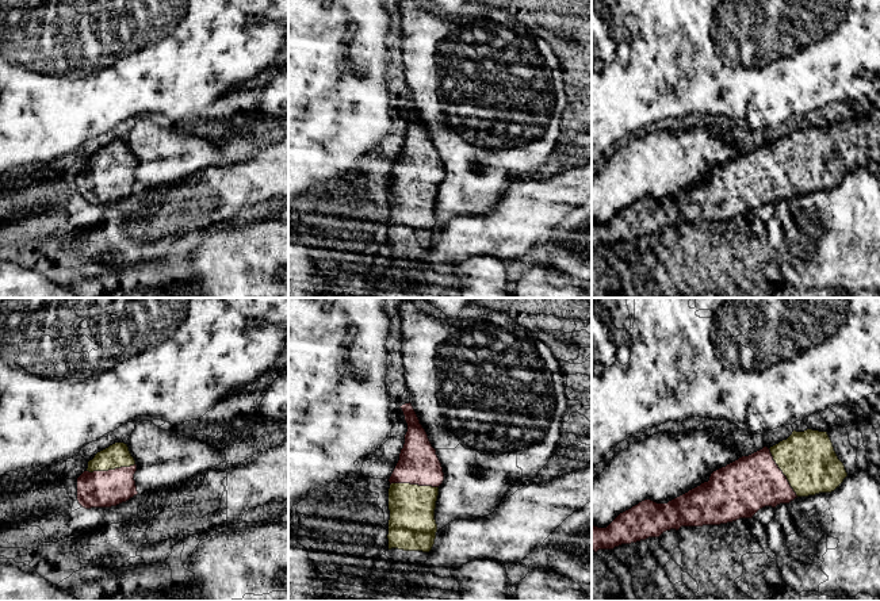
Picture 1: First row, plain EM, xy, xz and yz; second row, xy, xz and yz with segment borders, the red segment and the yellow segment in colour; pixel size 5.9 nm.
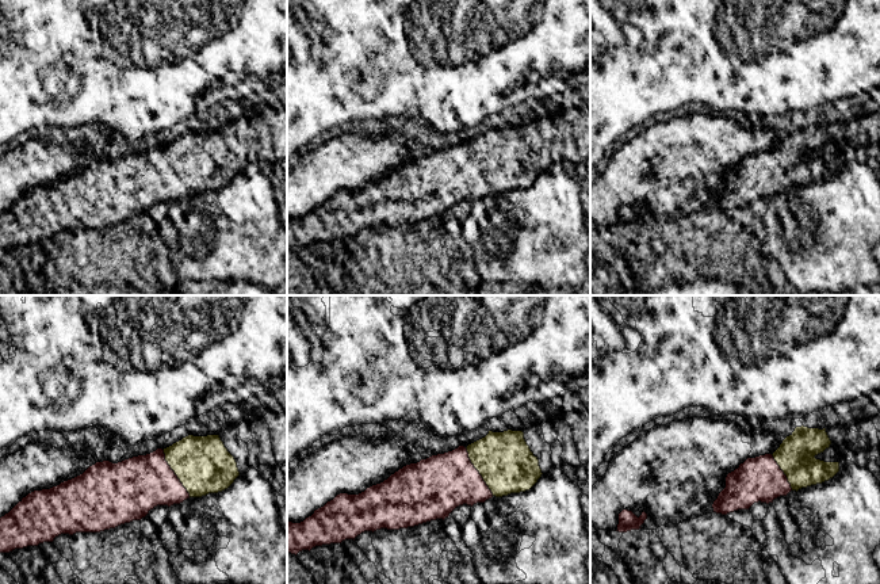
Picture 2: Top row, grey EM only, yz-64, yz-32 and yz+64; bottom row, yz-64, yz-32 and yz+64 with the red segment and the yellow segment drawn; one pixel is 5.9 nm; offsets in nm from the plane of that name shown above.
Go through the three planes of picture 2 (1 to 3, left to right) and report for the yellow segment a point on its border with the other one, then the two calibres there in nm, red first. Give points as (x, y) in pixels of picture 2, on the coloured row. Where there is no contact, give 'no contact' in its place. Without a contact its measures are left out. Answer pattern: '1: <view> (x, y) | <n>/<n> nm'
1: yz-64 (173, 473) | 340/340 nm
2: yz-32 (478, 472) | 340/340 nm
3: yz+64 (783, 472) | 260/220 nm

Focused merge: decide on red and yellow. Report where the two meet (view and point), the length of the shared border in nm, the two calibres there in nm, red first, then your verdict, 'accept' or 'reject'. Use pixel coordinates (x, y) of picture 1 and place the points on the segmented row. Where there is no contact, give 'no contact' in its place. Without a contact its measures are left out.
xy (110, 470) | 300 nm | 220/140 nm | accept

